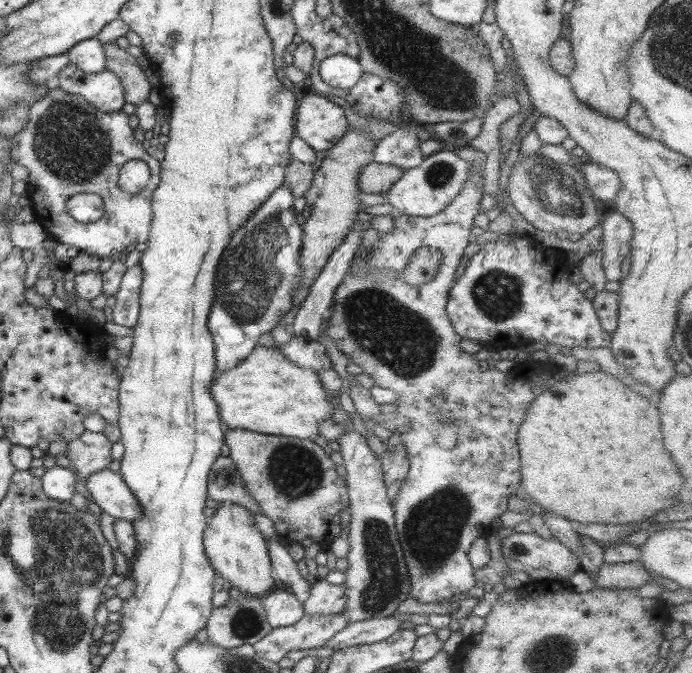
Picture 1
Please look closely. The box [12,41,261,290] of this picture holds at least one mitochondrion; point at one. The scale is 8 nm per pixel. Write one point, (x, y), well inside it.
(68, 141)

